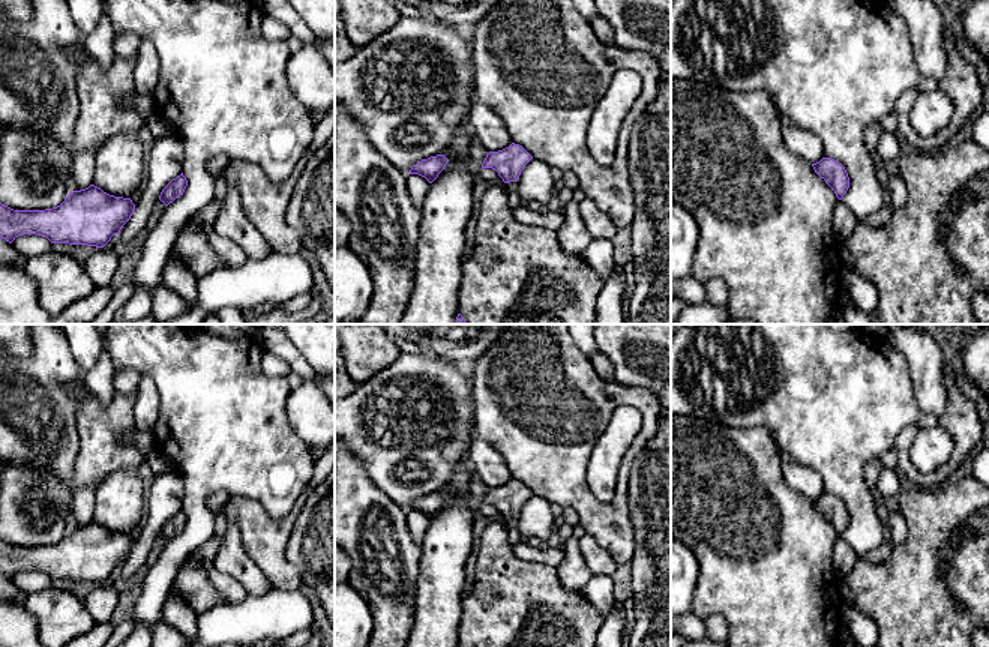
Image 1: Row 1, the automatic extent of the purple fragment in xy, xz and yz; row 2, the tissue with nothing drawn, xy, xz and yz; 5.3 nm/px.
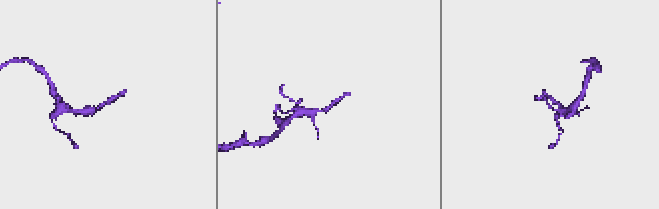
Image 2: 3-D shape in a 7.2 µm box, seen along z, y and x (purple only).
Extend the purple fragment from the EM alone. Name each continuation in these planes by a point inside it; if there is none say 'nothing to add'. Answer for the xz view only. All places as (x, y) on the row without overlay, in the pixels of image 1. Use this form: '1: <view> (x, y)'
1: xz (514, 536)

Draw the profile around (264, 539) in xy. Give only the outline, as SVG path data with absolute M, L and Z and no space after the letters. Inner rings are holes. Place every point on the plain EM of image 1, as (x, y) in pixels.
M233 495L216 515L219 513L228 524L234 522L239 527L243 549L266 575L273 590L294 591L302 587L299 569L285 557L297 509L285 518L273 519L261 503Z

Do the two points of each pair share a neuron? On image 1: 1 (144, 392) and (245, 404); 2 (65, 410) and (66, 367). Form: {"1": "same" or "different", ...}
{"1": "different", "2": "same"}

